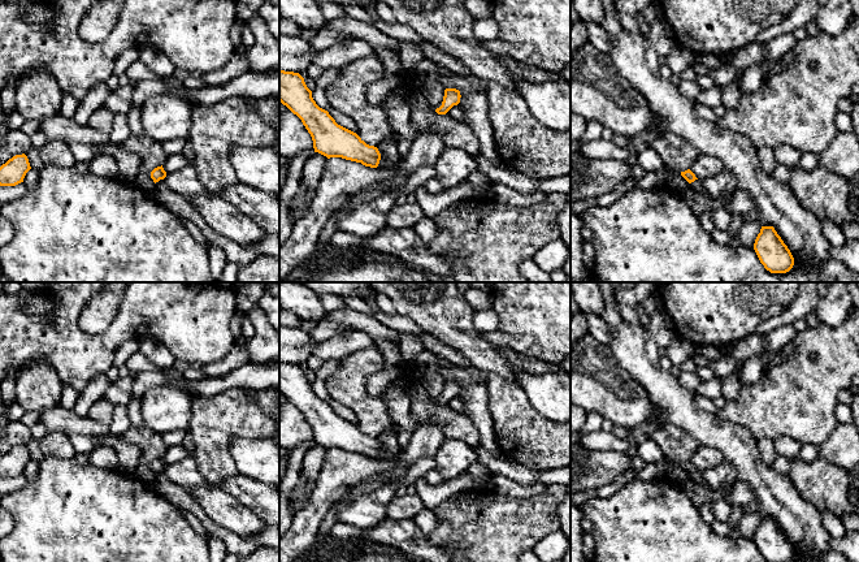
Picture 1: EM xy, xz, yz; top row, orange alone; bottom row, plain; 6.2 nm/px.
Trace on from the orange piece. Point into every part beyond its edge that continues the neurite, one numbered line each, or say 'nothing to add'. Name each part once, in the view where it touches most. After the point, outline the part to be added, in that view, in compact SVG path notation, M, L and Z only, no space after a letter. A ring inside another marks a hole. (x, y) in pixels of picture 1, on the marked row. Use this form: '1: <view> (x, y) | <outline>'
nothing to add

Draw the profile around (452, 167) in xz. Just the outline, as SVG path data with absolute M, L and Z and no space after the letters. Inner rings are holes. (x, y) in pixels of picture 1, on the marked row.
M446 147L434 163L437 181L448 191L477 169L477 159L464 150Z

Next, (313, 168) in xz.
M314 152L303 168L303 174L300 180L300 191L307 194L309 198L317 190L322 172L327 163L327 157Z

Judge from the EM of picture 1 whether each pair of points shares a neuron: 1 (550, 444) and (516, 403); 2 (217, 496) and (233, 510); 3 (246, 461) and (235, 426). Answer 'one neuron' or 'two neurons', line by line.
1: one neuron
2: one neuron
3: two neurons

